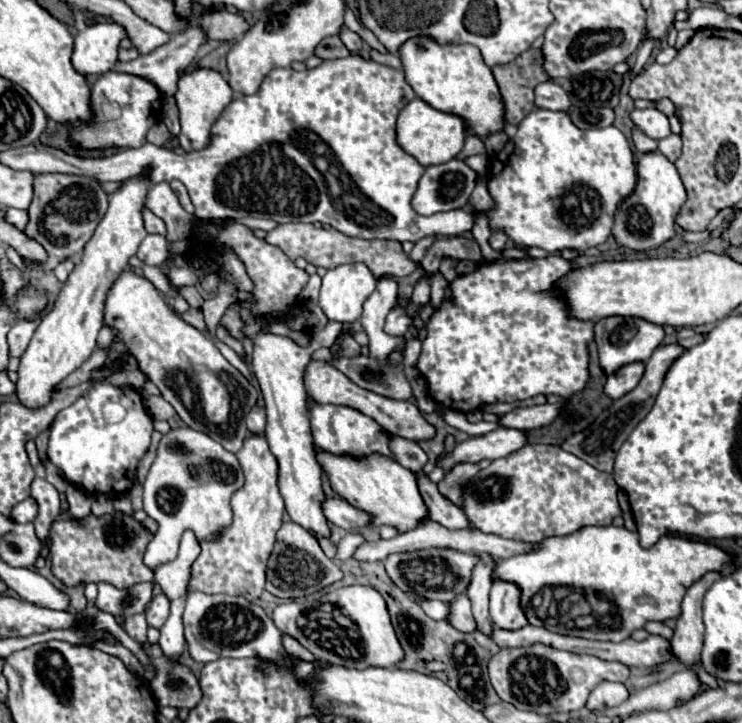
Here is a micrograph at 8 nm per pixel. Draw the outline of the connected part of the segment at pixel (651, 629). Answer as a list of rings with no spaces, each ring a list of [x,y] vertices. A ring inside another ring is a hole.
[[[649,622],[645,626],[645,630],[649,634],[657,634],[657,636],[663,636],[663,638],[671,638],[671,634],[673,634],[673,630],[669,626],[665,626],[663,622]]]

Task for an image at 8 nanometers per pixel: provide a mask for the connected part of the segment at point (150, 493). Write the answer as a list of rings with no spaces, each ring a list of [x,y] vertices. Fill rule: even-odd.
[[[189,426],[165,434],[159,442],[157,458],[143,482],[143,510],[159,524],[153,542],[145,548],[145,564],[155,570],[175,560],[185,530],[193,530],[197,540],[217,542],[219,532],[233,522],[229,500],[243,482],[245,476],[235,454],[207,434],[191,430]]]

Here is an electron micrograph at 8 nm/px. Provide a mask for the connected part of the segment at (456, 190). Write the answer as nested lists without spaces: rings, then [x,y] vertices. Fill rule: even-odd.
[[[449,160],[439,166],[427,166],[423,178],[419,180],[419,188],[413,196],[413,208],[423,216],[433,216],[437,212],[449,212],[449,210],[461,210],[469,206],[471,192],[475,188],[477,174],[473,168],[469,168],[463,160]]]

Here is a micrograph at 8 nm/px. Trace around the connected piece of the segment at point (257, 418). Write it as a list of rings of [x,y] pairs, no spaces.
[[[253,406],[251,412],[247,414],[247,428],[253,434],[261,434],[265,430],[265,408]]]

